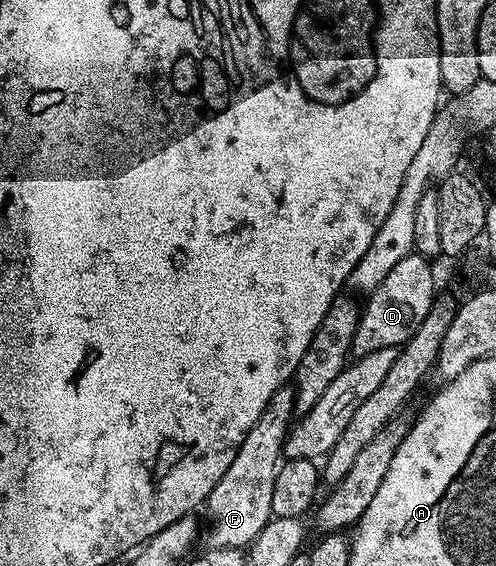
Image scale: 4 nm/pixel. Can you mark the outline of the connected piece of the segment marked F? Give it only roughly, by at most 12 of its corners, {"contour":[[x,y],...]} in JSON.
{"contour":[[271,395],[207,502],[208,548],[244,550],[273,517],[295,419]]}

